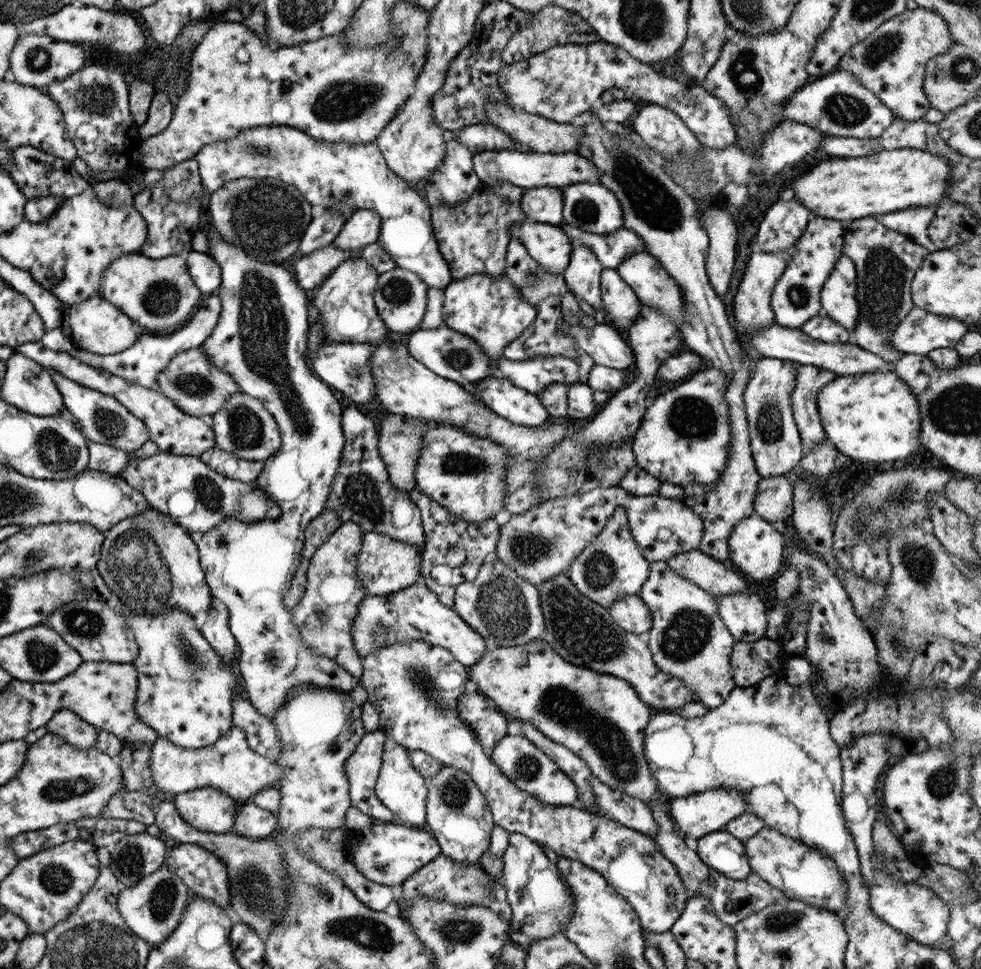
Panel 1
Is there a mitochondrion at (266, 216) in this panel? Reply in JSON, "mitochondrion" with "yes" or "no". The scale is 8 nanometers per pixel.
{"mitochondrion":"yes"}

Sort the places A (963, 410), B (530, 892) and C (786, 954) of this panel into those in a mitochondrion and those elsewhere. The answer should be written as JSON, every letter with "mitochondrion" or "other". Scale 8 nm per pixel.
{"A":"mitochondrion","B":"other","C":"mitochondrion"}

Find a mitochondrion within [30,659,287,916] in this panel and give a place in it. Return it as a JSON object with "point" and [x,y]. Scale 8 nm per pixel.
{"point":[63,790]}

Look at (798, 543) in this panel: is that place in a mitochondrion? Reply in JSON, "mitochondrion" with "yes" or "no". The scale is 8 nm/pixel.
{"mitochondrion":"no"}

